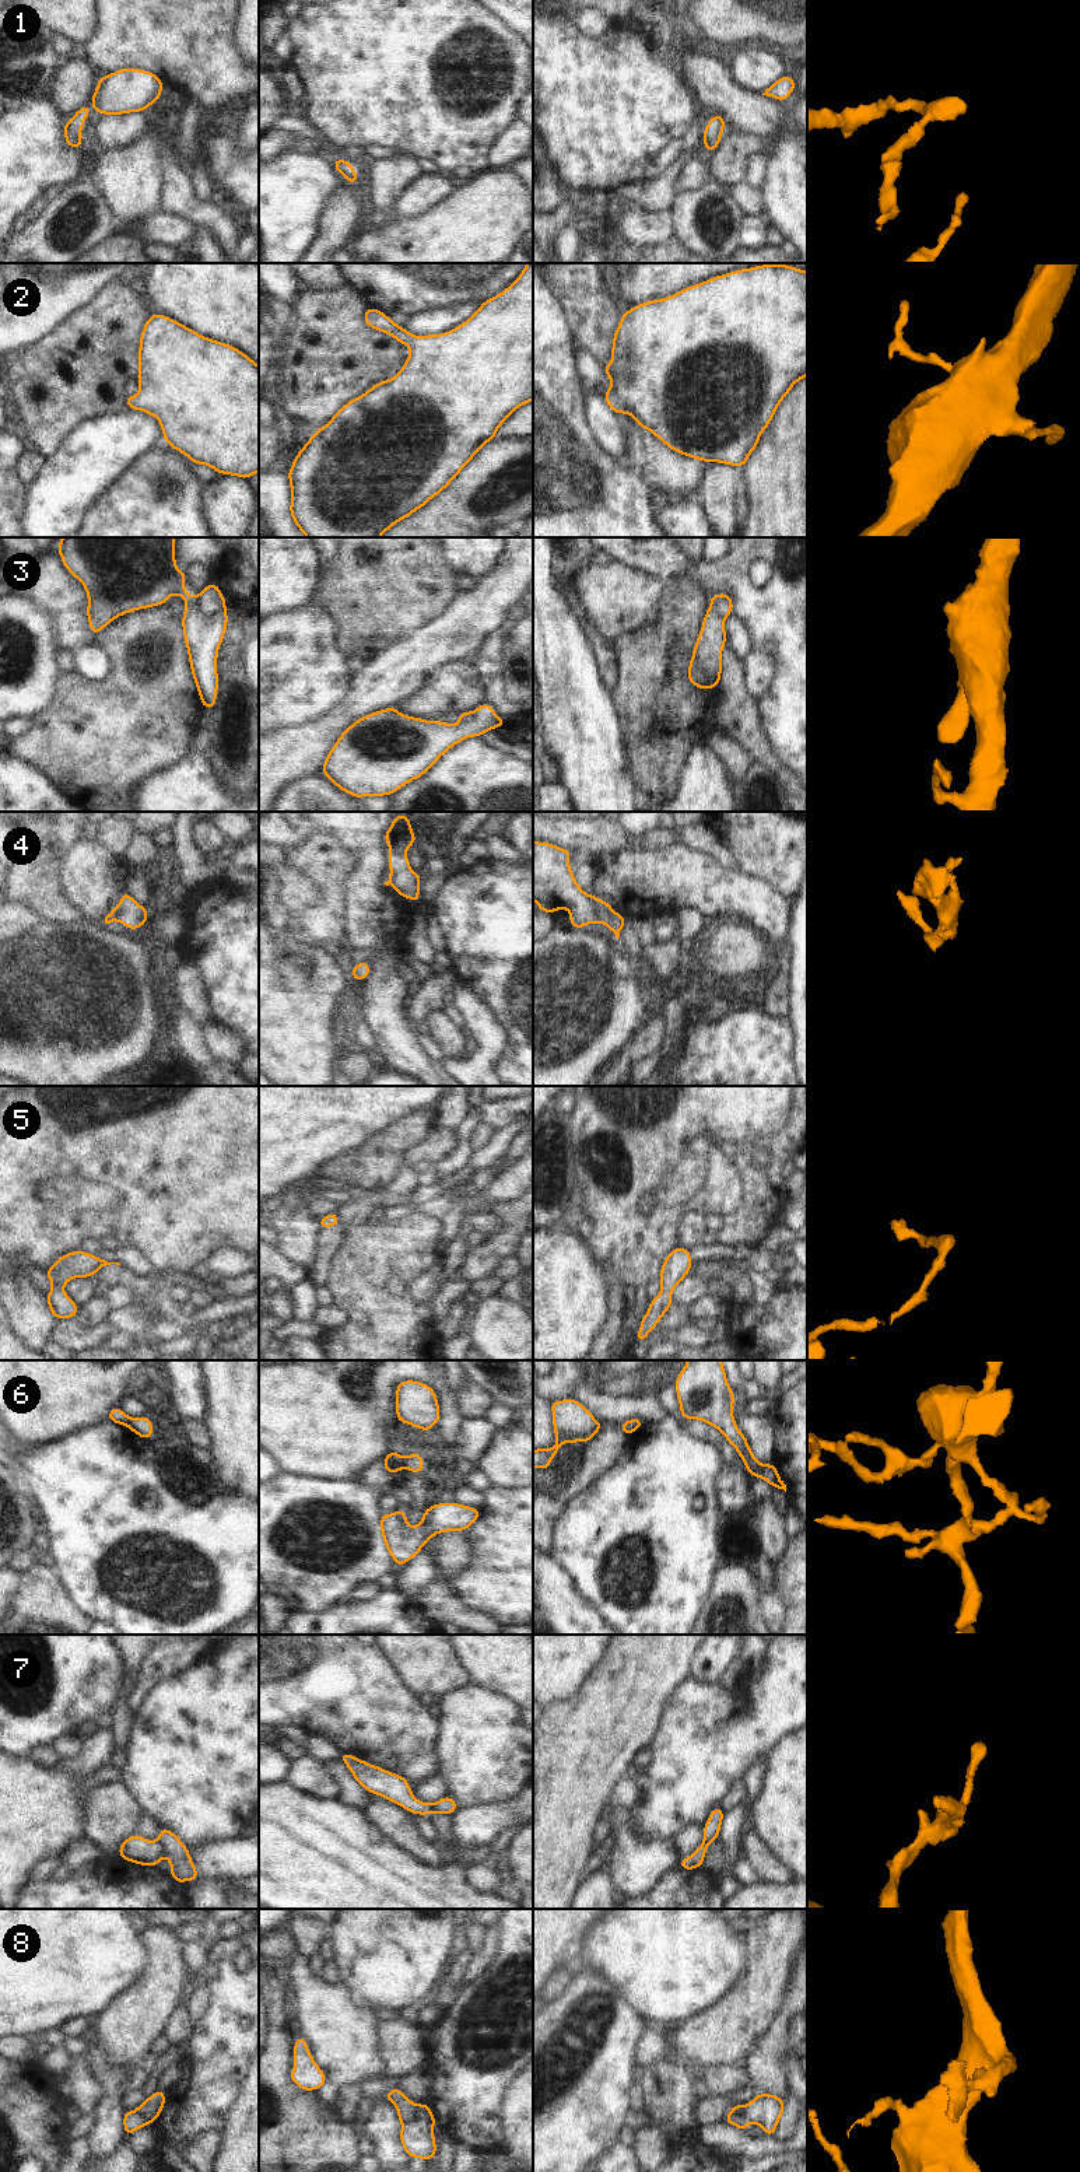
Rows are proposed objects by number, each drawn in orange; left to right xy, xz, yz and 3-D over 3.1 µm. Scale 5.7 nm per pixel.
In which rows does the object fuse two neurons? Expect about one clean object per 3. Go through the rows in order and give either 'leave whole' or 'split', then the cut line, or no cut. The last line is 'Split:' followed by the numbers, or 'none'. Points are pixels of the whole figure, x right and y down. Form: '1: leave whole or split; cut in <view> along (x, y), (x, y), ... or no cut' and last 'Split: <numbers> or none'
1: leave whole; no cut
2: leave whole; no cut
3: split; cut in xy along (186, 602), (190, 602), (206, 616), (214, 616), (224, 609)
4: split; cut in xy along (119, 904), (115, 920)
5: leave whole; no cut
6: split; cut in xz along (406, 1458), (403, 1467)
7: split; cut in xy along (157, 1841), (164, 1853)
8: split; cut in xz along (416, 2105), (413, 2118), (403, 2125)
Split: 3, 4, 6, 7, 8

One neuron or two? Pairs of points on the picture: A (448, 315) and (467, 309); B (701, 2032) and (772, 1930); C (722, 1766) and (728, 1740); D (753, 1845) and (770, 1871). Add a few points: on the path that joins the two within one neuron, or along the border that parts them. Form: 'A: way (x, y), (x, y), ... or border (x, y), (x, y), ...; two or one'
A: way (452, 315), (463, 311); one
B: way (729, 2013), (770, 1972), (772, 1958); one
C: way (722, 1759), (722, 1747); one
D: way (758, 1852), (767, 1864); one

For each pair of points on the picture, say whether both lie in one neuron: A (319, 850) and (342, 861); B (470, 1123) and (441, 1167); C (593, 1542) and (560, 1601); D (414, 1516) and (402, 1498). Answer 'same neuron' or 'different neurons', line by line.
A: same neuron
B: same neuron
C: different neurons
D: different neurons

